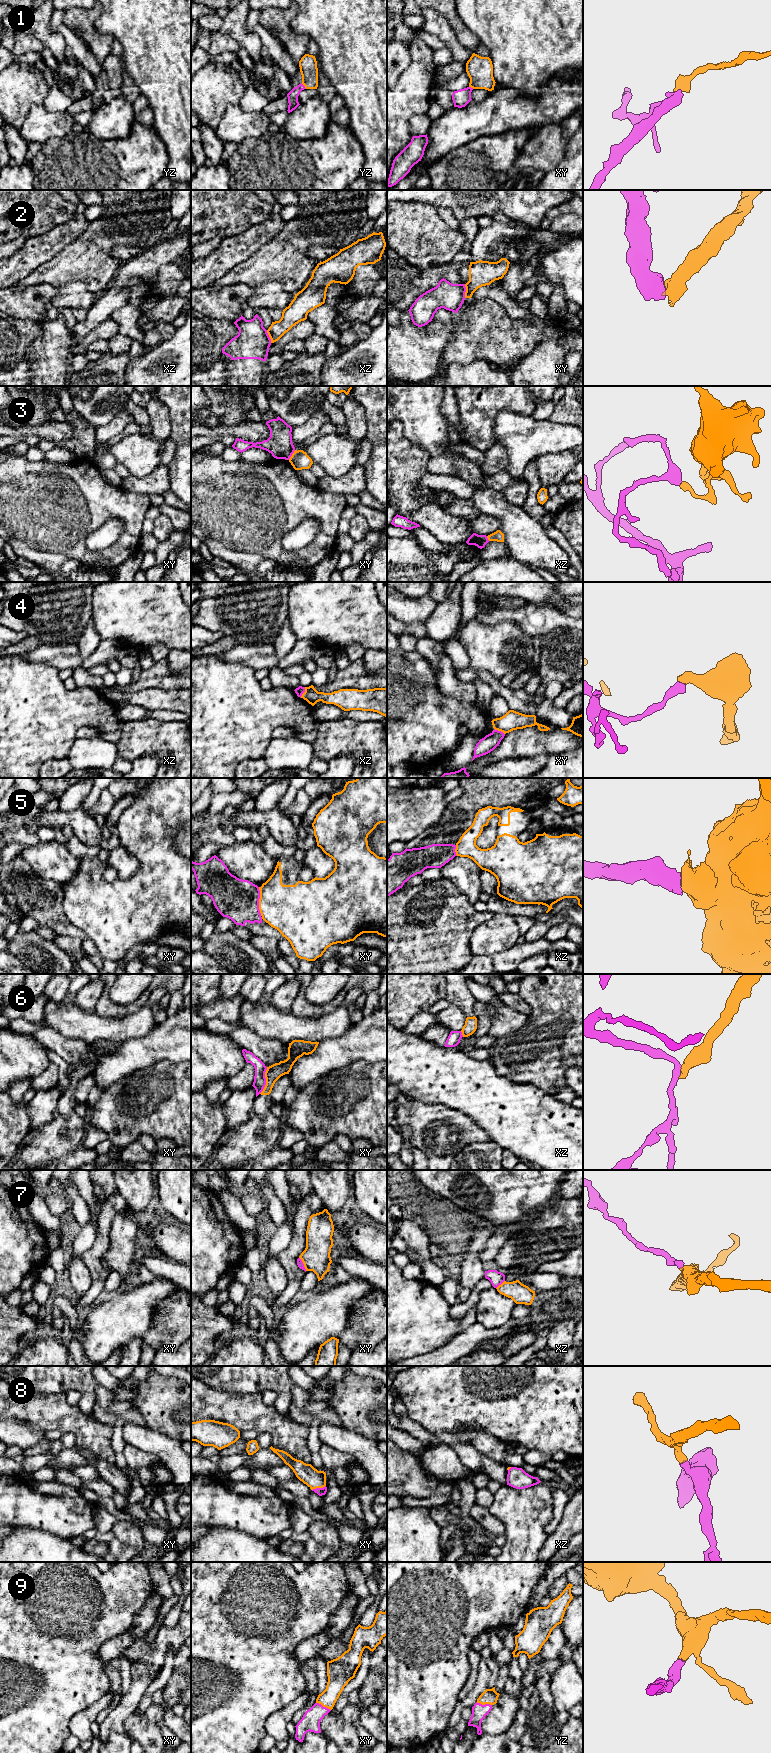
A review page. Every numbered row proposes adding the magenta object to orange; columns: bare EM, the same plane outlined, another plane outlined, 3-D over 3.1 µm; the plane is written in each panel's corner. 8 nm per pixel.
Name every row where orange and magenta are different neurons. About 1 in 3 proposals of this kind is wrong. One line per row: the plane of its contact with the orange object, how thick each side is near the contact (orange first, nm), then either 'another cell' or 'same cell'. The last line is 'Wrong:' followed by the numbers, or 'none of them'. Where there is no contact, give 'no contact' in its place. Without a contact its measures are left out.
1: yz | 140/80 nm | another cell
2: xy | 200/220 nm | another cell
3: xy | 150/200 nm | another cell
4: xz | 120/70 nm | another cell
5: xy | 380/320 nm | another cell
6: xy | 120/100 nm | another cell
7: xy | 220/50 nm | another cell
8: xy | 150/60 nm | same cell
9: yz | 120/120 nm | same cell
Wrong: 1, 2, 3, 4, 5, 6, 7

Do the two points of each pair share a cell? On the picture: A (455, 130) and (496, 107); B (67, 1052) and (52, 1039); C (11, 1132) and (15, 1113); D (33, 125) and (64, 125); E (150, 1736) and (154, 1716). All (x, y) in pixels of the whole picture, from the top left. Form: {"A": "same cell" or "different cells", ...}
{"A": "same cell", "B": "same cell", "C": "same cell", "D": "same cell", "E": "different cells"}

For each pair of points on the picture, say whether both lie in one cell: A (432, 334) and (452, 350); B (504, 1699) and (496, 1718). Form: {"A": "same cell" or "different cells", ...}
{"A": "different cells", "B": "same cell"}

